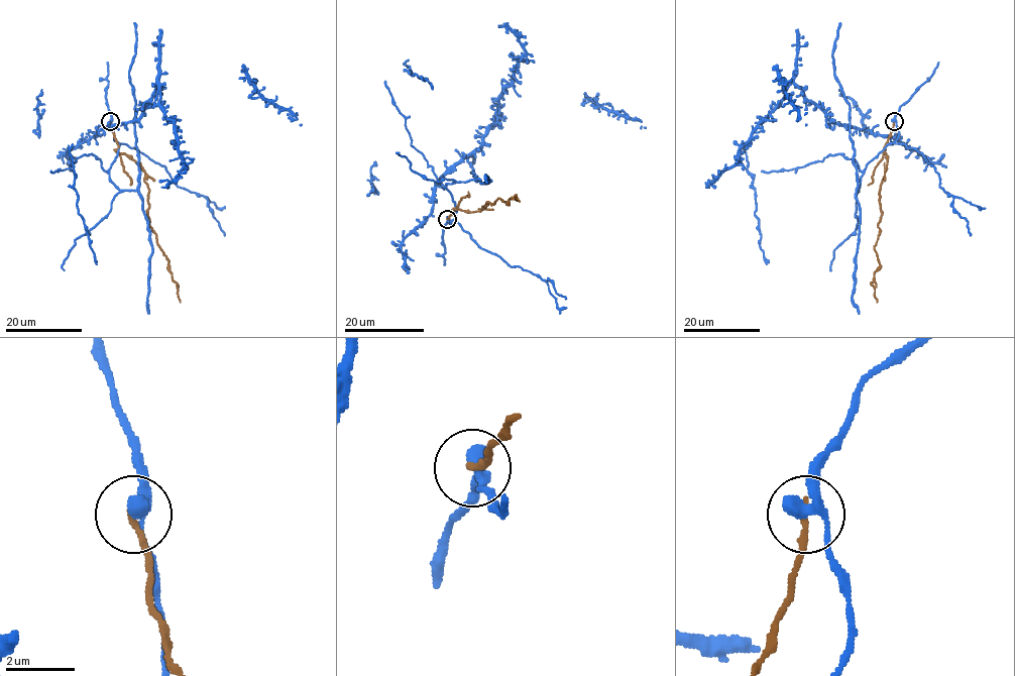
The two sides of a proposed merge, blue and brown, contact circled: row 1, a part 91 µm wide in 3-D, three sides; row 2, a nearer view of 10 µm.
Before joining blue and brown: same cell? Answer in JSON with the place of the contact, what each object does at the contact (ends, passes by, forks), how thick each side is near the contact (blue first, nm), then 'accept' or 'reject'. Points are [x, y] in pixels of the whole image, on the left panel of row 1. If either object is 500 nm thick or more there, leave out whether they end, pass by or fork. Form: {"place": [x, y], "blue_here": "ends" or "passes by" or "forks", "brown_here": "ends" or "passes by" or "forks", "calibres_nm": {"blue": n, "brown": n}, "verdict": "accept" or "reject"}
{"place": [110, 121], "blue_here": "passes by", "brown_here": "ends", "calibres_nm": {"blue": 360, "brown": 190}, "verdict": "reject"}

